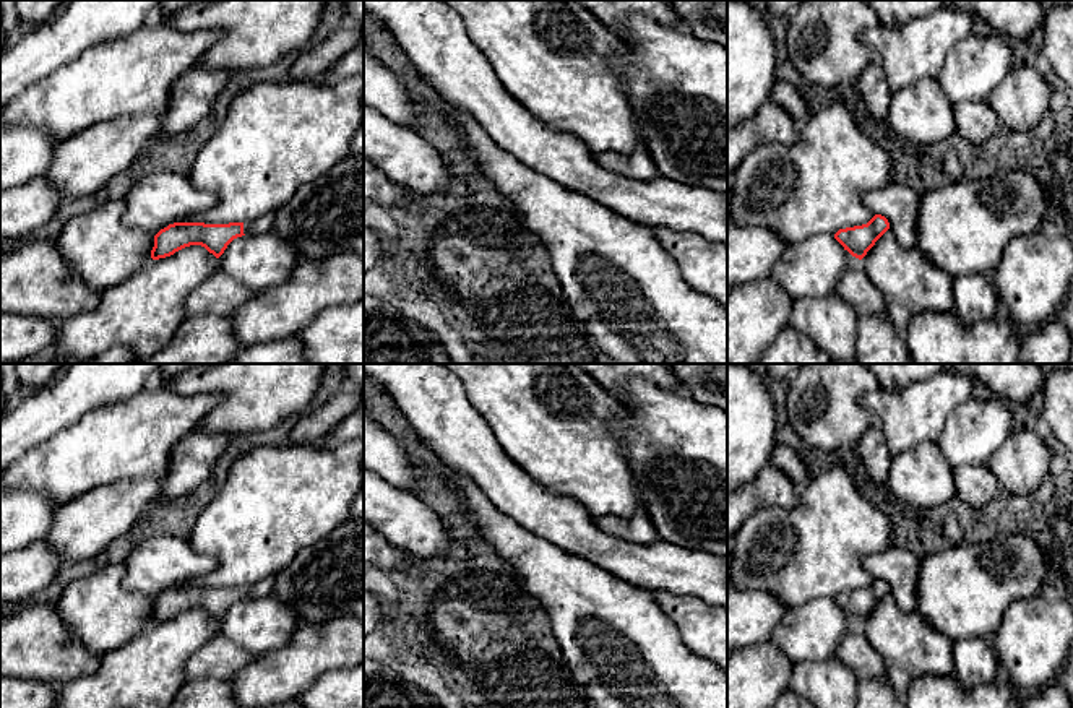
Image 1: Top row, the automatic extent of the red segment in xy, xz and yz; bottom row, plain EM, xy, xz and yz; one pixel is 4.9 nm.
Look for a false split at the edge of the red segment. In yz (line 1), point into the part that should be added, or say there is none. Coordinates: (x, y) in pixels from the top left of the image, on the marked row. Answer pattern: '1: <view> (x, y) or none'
1: none

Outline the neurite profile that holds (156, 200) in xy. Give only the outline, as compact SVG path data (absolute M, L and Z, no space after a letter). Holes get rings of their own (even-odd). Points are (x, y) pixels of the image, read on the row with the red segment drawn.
M154 172L136 175L125 196L122 222L127 227L138 227L156 235L169 224L211 209L216 201L214 193L198 190L182 174Z

